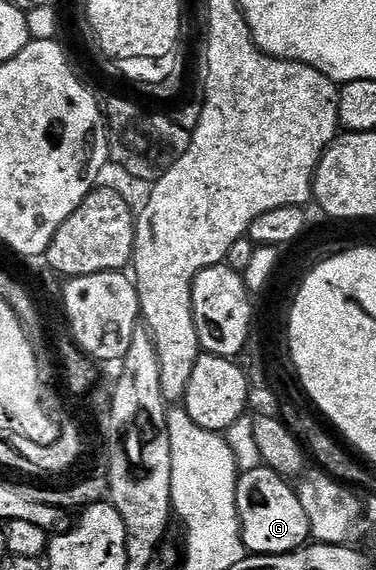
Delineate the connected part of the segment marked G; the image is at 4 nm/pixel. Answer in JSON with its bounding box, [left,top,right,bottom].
[237,465,312,554]

